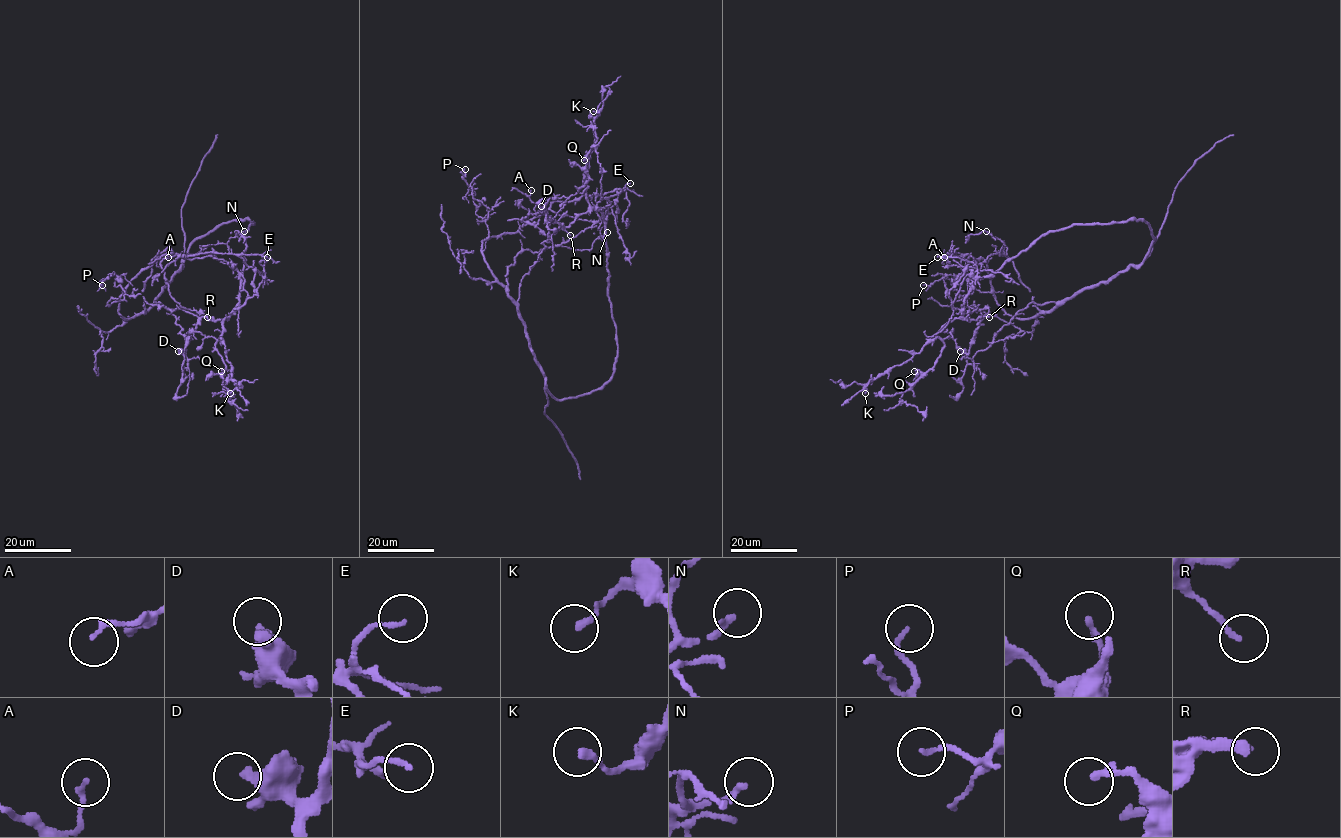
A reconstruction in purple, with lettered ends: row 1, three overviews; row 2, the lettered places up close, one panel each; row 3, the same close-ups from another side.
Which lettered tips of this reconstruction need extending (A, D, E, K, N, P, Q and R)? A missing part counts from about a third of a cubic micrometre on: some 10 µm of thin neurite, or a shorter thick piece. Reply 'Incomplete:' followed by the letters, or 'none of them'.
Incomplete: N

